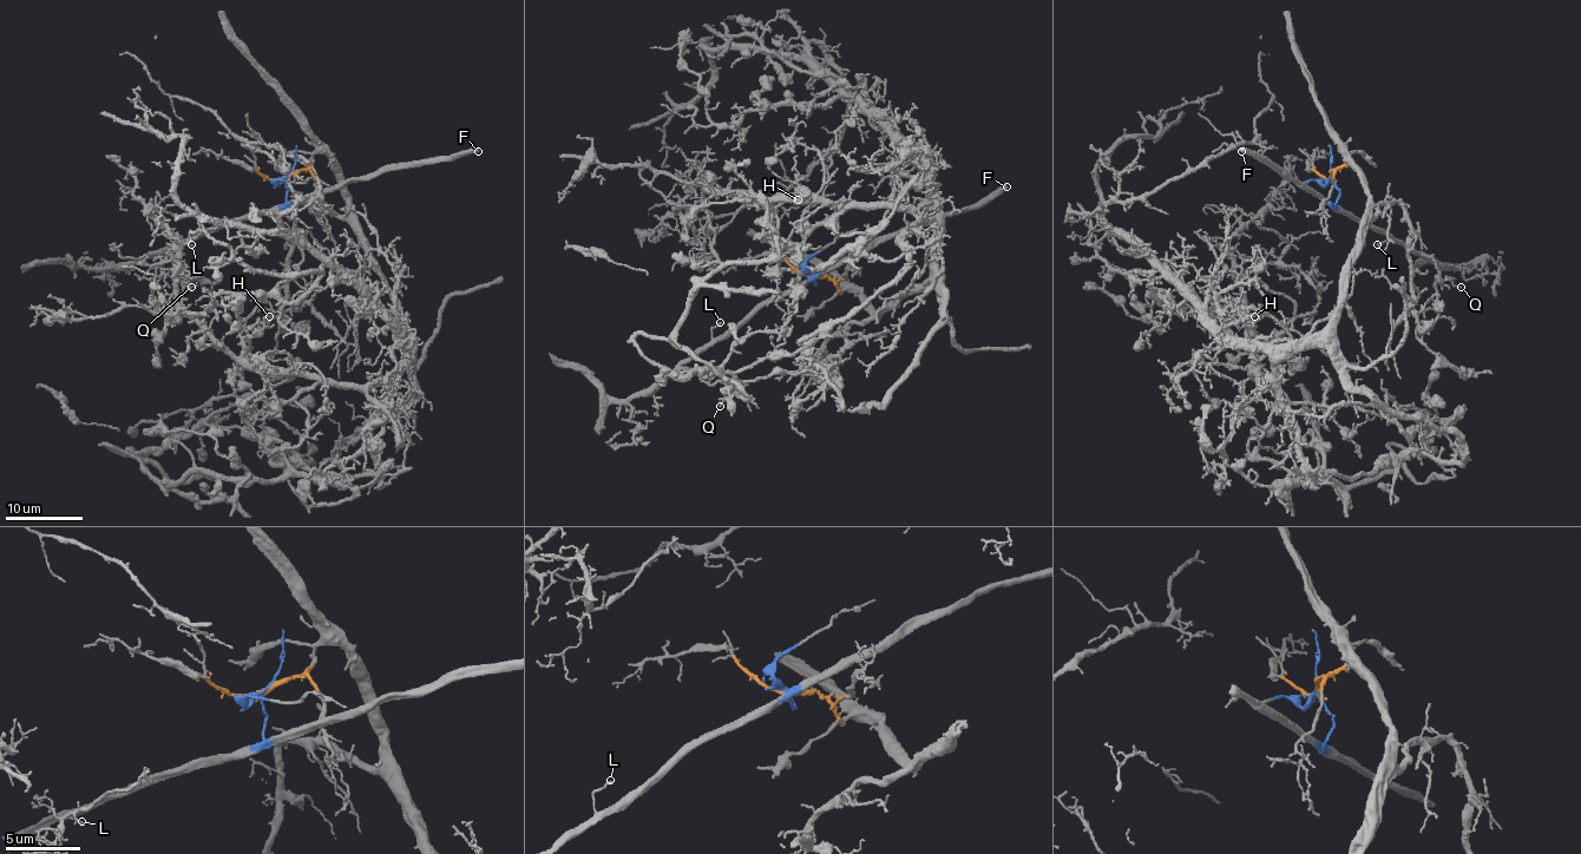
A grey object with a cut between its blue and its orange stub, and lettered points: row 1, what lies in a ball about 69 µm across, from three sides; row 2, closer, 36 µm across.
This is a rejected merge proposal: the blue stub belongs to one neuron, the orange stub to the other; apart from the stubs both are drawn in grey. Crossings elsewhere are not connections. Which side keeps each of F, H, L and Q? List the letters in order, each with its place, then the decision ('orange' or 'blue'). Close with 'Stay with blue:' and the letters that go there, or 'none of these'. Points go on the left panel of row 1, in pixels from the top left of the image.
F: place (478, 151); blue
H: place (269, 316); orange
L: place (191, 244); blue
Q: place (191, 287); blue
Stay with blue: F, L, Q

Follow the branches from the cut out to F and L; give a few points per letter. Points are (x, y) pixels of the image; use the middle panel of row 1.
F: (812, 277), (814, 284), (814, 278), (880, 242), (916, 224), (976, 209), (1008, 188)
L: (812, 277), (814, 284), (812, 281), (791, 287), (760, 302), (740, 322), (713, 337), (712, 329), (721, 322)

